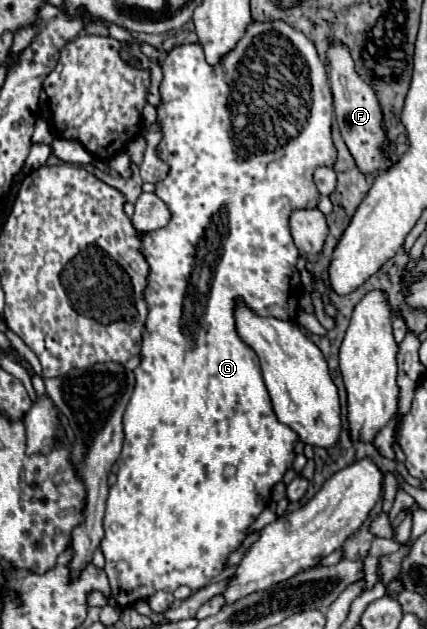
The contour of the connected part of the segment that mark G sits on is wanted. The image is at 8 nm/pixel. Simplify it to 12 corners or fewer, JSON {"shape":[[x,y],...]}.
{"shape":[[314,42],[162,62],[150,266],[104,570],[224,570],[298,436],[242,302],[296,320],[334,166]]}

